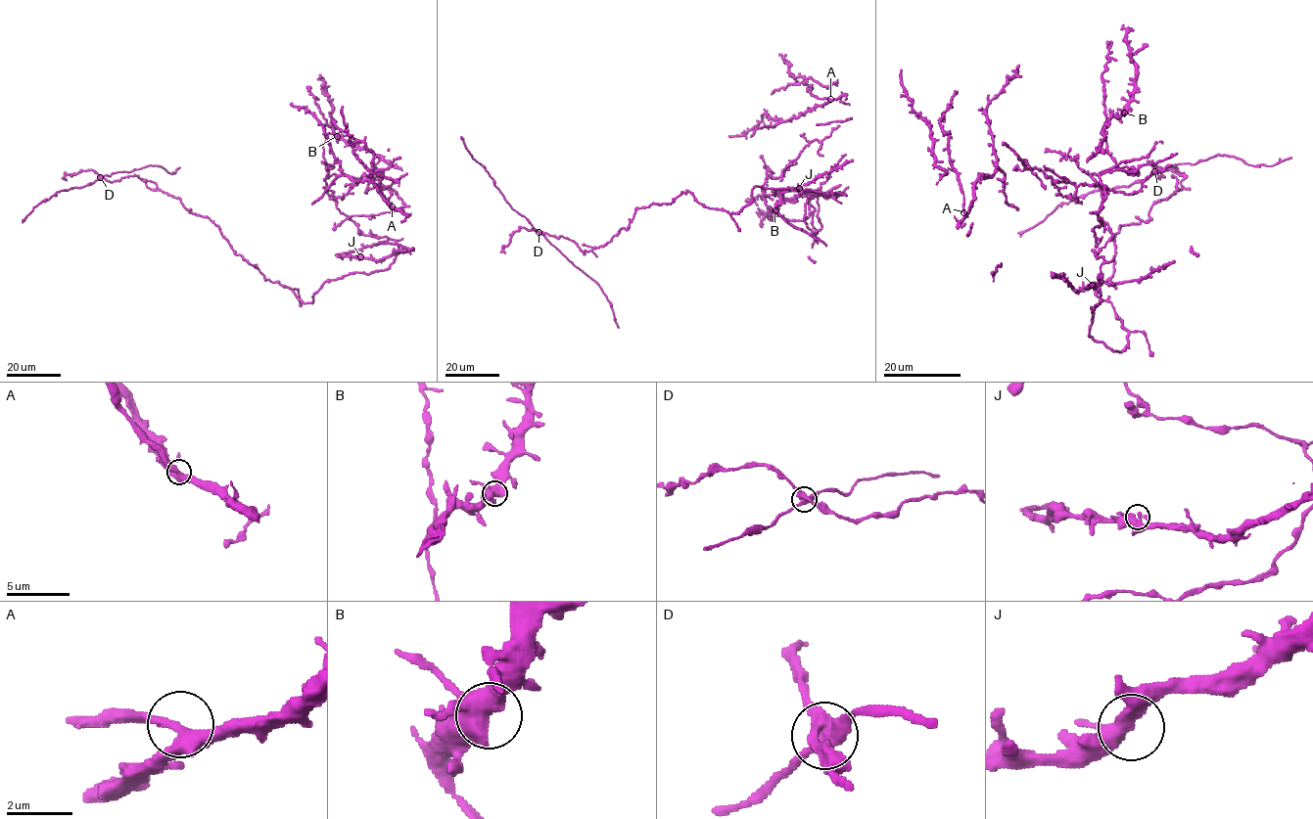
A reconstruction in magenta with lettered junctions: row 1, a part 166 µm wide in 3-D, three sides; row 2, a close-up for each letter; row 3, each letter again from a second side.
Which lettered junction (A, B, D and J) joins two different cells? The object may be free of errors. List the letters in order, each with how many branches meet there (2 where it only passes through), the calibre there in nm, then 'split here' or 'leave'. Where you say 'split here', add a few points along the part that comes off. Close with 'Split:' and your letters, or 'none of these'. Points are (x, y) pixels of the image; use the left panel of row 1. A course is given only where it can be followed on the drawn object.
A: 4 | 360 nm | leave
B: 4 | 500 nm | leave
D: 4 | 380 nm | split here | (100, 177), (80, 187), (58, 191), (22, 220)
J: 4 | 380 nm | leave
Split: D

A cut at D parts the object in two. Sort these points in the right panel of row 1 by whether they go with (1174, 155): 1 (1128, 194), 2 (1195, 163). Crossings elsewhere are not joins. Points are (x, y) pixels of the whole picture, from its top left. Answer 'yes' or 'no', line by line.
1: yes
2: no

